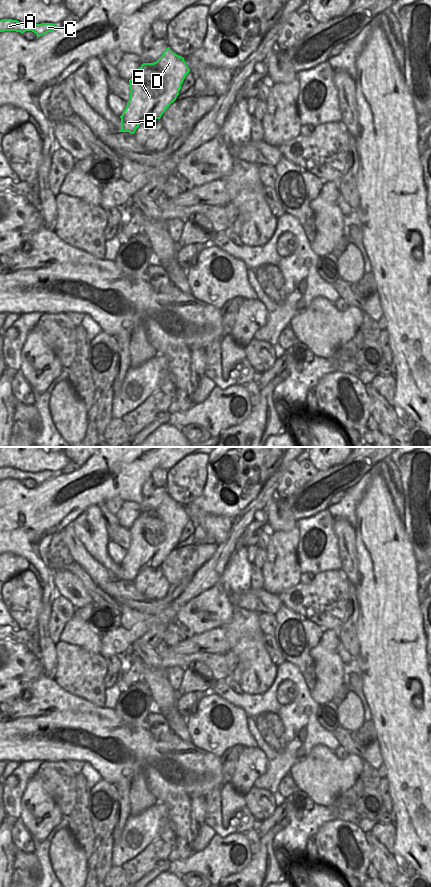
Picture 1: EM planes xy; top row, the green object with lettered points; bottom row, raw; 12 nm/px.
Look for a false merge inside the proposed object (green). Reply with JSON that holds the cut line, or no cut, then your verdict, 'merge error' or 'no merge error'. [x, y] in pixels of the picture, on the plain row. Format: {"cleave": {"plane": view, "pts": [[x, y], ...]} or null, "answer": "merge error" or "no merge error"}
{"cleave": {"plane": "xy", "pts": [[121, 568], [121, 577]]}, "answer": "merge error"}

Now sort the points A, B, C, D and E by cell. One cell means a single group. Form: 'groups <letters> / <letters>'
groups A C / B D E

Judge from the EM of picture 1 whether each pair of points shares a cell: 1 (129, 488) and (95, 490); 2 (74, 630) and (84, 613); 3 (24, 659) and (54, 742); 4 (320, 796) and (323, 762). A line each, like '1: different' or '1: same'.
1: same
2: different
3: different
4: same

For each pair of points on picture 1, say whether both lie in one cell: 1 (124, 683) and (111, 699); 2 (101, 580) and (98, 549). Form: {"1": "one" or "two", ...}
{"1": "two", "2": "two"}

